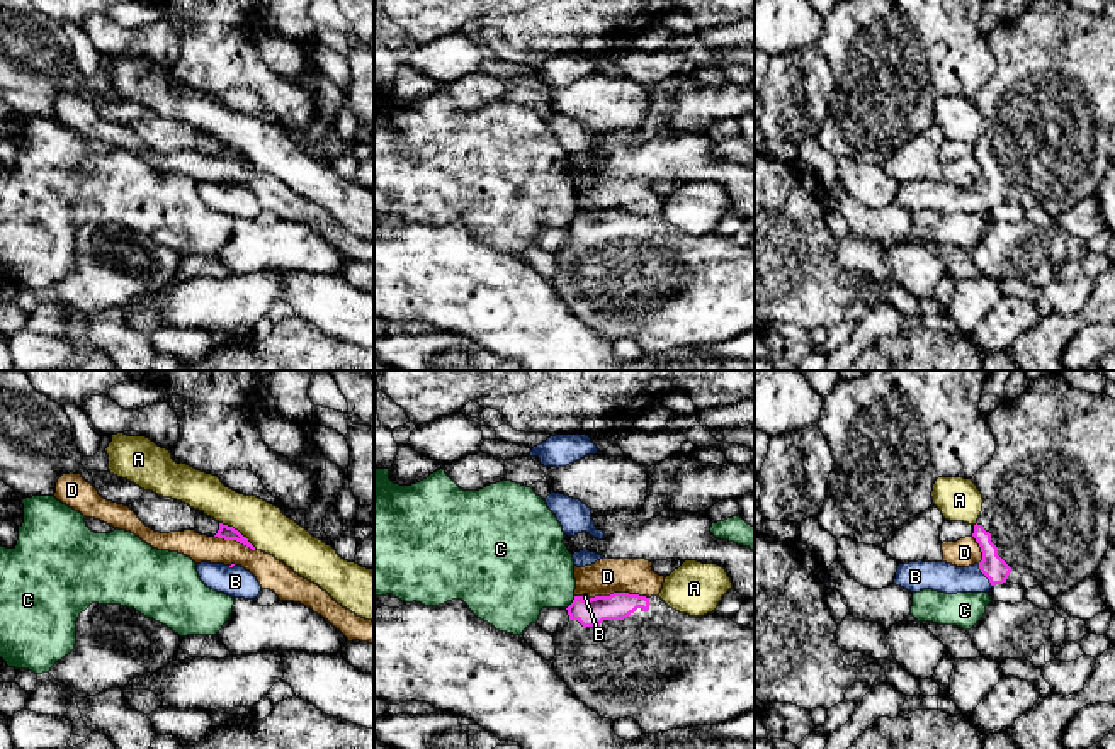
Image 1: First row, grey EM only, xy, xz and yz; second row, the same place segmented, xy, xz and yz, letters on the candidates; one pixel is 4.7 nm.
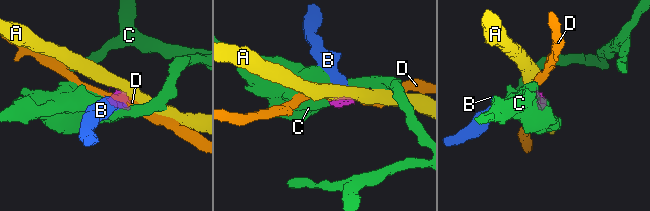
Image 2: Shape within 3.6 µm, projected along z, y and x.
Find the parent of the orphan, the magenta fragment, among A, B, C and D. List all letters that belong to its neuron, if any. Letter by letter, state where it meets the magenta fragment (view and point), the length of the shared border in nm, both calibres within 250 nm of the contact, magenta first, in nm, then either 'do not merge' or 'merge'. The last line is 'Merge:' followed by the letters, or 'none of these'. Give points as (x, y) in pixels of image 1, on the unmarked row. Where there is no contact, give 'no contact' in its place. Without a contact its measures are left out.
A: contact xy (237, 150); length 220 nm; calibres 70 and 220 nm; do not merge
B: contact yz (984, 194); length 130 nm; calibres 110 and 140 nm; merge
C: contact xz (571, 223); length 80 nm; calibres 130 and 380 nm; do not merge
D: contact xz (619, 213); length 280 nm; calibres 130 and 170 nm; do not merge
Merge: B

